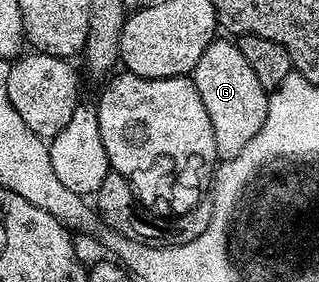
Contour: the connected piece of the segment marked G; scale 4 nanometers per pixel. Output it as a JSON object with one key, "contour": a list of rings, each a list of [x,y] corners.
{"contour":[[[225,36],[214,37],[207,52],[199,56],[199,64],[195,64],[191,77],[203,100],[203,108],[207,108],[207,116],[211,116],[211,132],[215,132],[217,157],[221,162],[226,162],[239,156],[255,132],[263,128],[269,94],[263,84],[259,84],[259,79],[255,77],[251,64],[247,64],[243,52],[239,52],[236,41],[221,37]]]}

